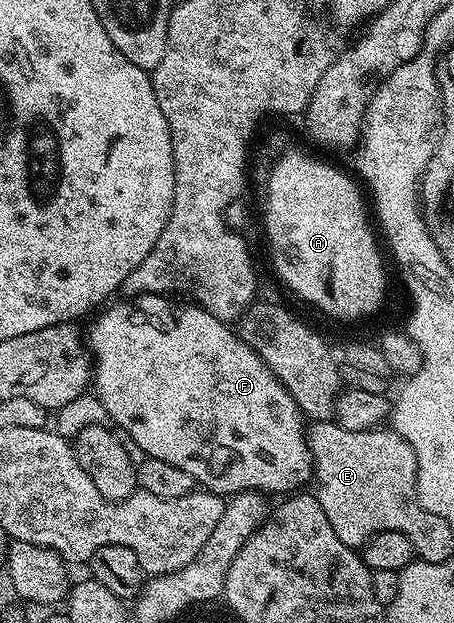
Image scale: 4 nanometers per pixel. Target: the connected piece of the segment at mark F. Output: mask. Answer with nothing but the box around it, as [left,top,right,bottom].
[87,294,313,496]

